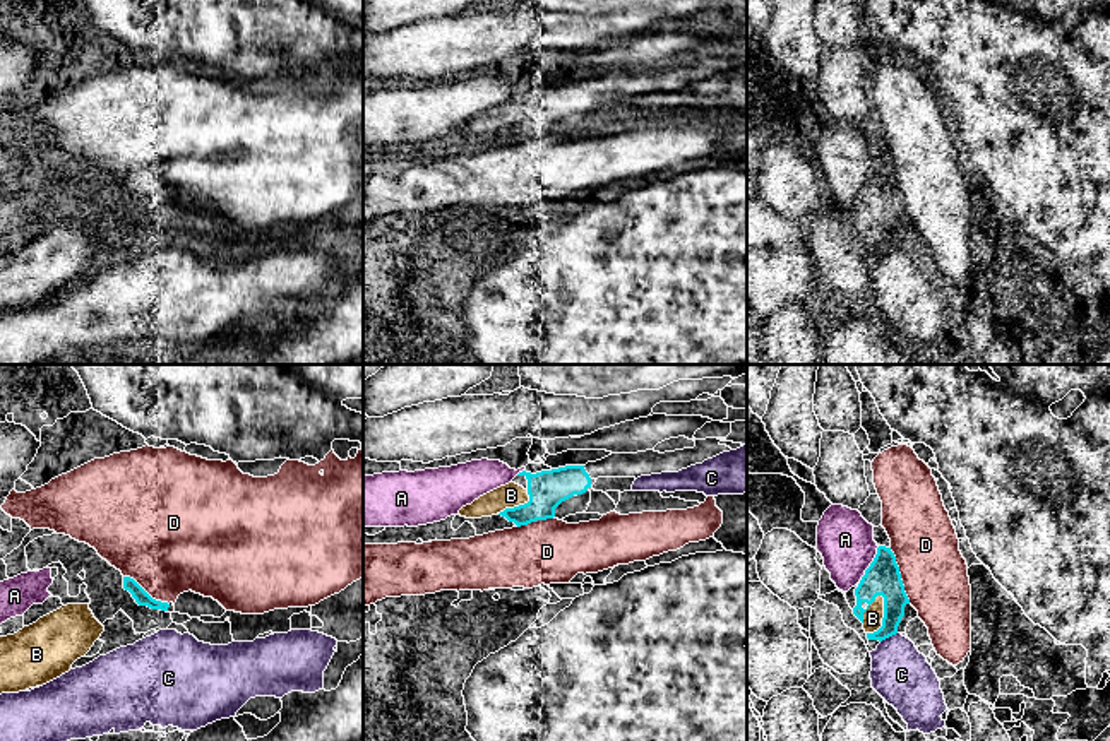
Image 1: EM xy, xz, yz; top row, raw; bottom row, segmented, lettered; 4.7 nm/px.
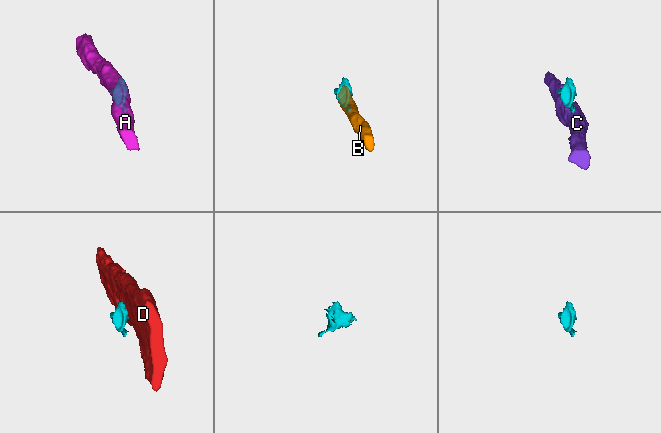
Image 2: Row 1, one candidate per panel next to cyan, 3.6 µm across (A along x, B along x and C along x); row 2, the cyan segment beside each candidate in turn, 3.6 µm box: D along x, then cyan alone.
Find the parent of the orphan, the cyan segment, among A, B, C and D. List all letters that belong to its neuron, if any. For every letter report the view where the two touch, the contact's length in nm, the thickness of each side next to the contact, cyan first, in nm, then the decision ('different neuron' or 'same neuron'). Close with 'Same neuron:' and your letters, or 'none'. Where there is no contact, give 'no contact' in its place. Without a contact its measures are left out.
A: meets cyan in yz; contact 190 nm long; 170 nm thick on the cyan side, 260 nm on the other; different neuron
B: meets cyan in yz; contact 200 nm long; 170 nm thick on the cyan side, 100 nm on the other; same neuron
C: meets cyan in yz; contact 90 nm long; 130 nm thick on the cyan side, 280 nm on the other; different neuron
D: meets cyan in yz; contact 280 nm long; 170 nm thick on the cyan side, 300 nm on the other; different neuron
Same neuron: B

